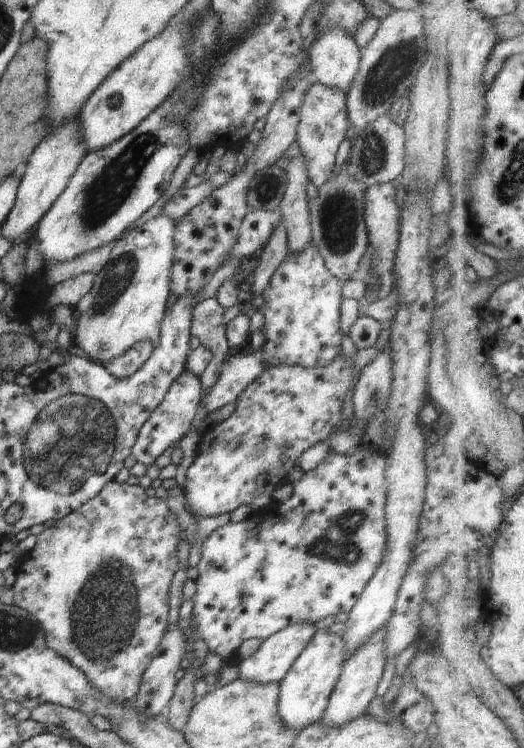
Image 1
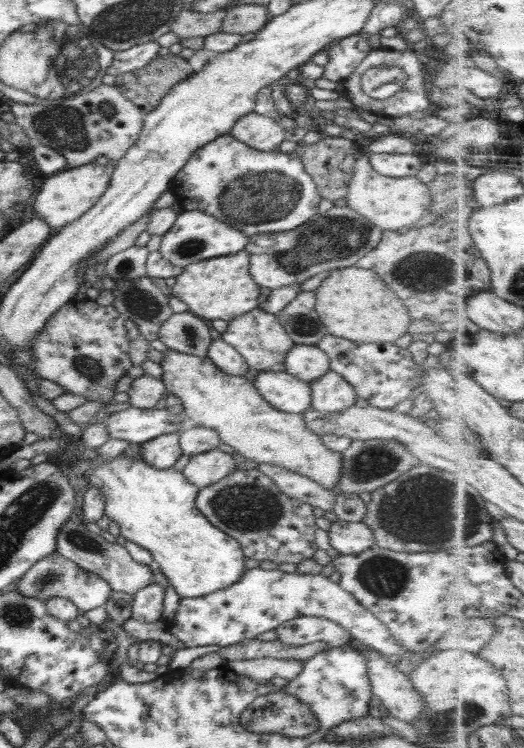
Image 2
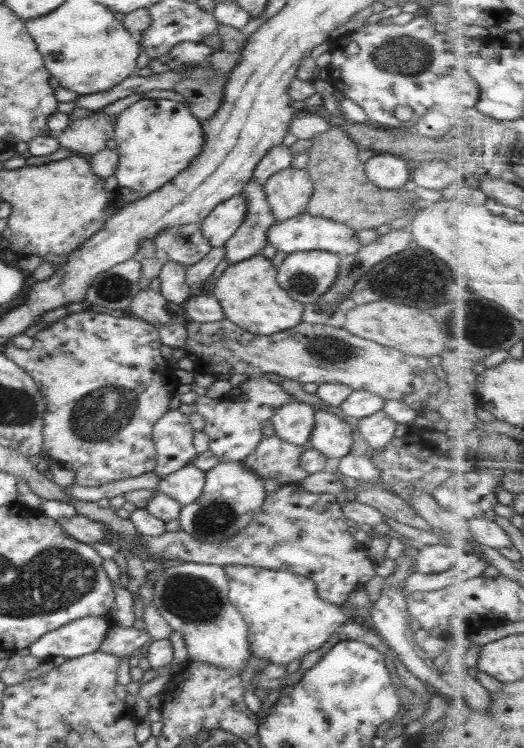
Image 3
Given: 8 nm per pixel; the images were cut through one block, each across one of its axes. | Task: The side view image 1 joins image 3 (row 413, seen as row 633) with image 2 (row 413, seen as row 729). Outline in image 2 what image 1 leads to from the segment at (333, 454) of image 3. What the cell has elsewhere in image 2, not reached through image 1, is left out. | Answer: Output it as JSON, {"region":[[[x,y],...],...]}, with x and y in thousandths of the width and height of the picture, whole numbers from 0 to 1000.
{"region":[[[494,496],[485,515],[492,525],[527,548],[574,553],[595,545],[592,512],[542,497]]]}

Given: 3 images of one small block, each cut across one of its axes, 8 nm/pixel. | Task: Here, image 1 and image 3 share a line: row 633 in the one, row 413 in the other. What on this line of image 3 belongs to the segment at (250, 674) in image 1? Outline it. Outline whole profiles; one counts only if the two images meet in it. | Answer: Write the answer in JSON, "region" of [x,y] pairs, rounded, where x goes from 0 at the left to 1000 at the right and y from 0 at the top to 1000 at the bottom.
{"region":[[[578,536],[550,537],[515,559],[525,580],[565,596],[588,596],[603,557],[597,541]]]}

